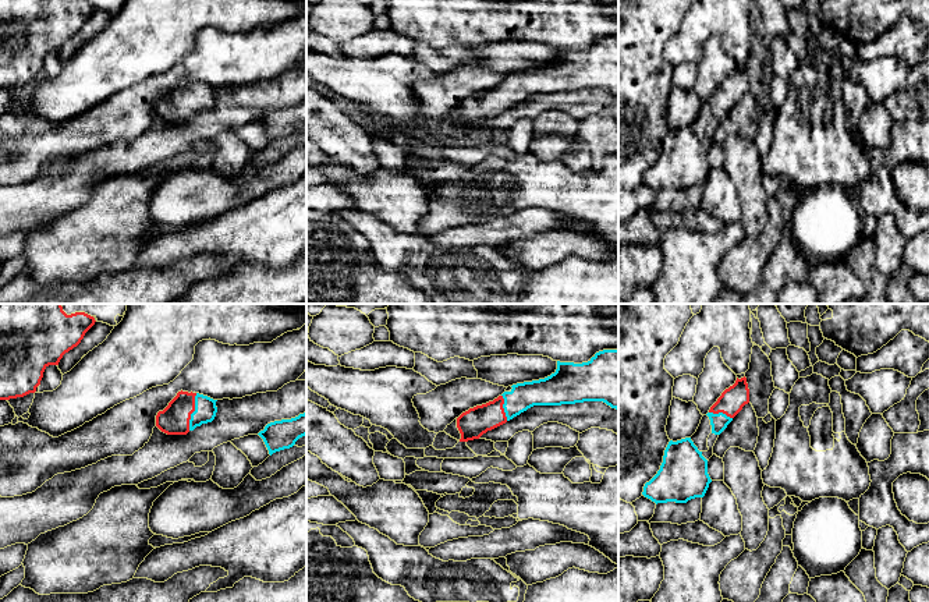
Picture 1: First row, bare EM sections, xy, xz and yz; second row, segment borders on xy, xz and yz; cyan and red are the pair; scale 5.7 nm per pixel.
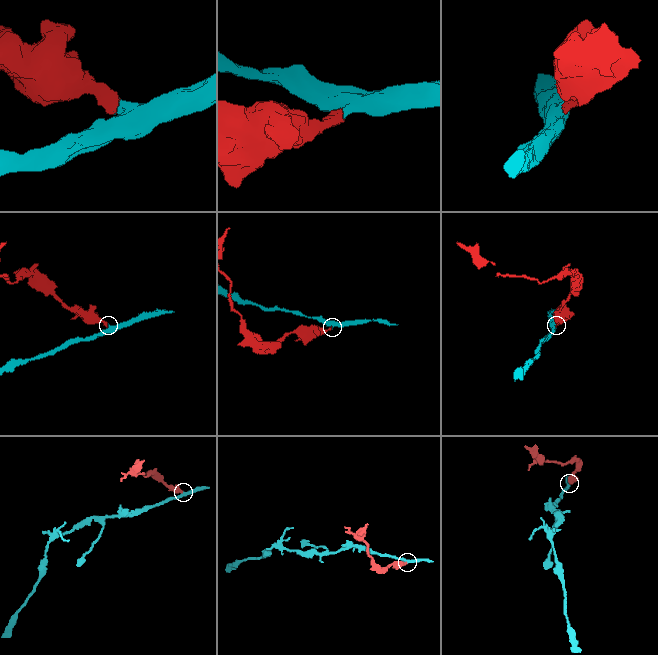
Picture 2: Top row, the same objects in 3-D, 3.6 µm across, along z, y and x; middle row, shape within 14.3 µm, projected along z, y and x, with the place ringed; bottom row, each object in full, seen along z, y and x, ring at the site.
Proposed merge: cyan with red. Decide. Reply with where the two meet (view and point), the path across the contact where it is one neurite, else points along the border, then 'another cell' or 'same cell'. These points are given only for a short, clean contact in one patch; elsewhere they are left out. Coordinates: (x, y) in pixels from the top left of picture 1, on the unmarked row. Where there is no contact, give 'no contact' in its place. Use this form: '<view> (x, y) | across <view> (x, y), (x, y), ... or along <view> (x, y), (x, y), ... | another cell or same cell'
xy (194, 99) | across xy (205, 99), (194, 99), (185, 99), (174, 107) | same cell

